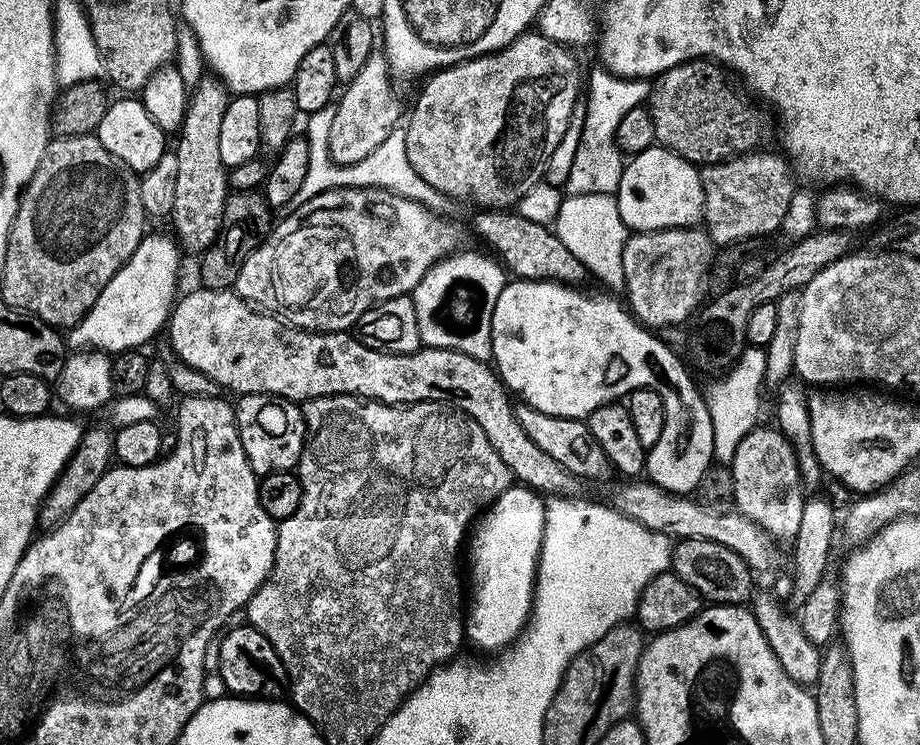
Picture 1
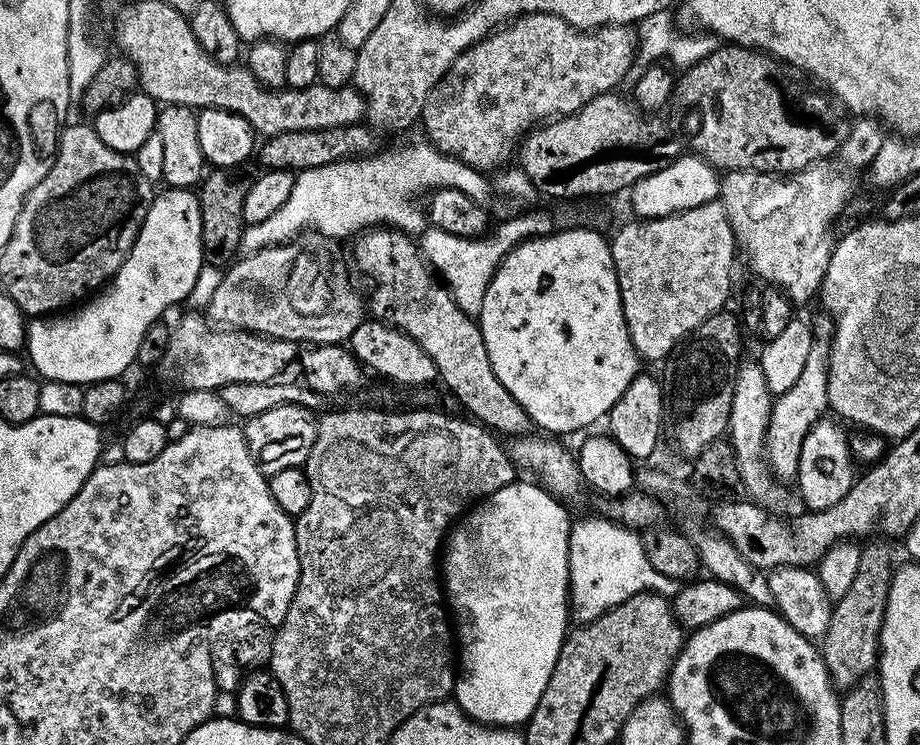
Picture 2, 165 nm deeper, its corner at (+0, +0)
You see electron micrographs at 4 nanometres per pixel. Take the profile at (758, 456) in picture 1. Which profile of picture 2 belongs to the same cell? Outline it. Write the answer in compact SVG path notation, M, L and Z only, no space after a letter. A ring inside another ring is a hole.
M827 323L812 324L813 342L810 355L806 357L806 367L790 390L772 401L772 413L766 437L766 459L772 475L781 481L795 481L798 460L802 454L802 442L806 434L829 411L828 406L828 359L830 358L830 328Z

